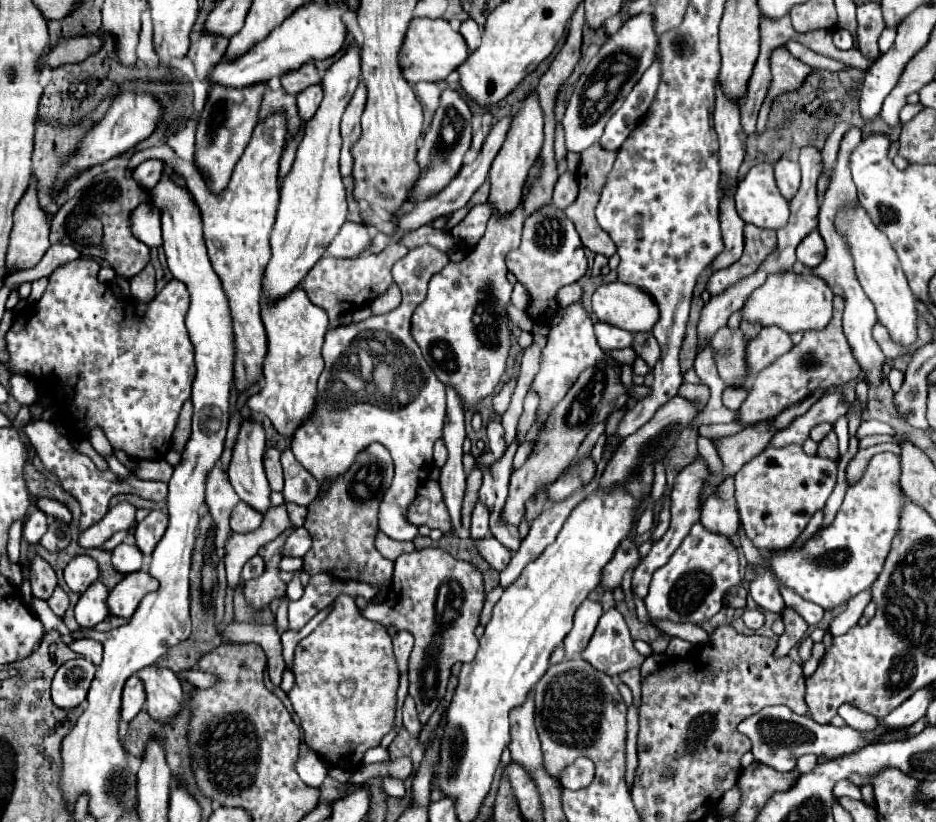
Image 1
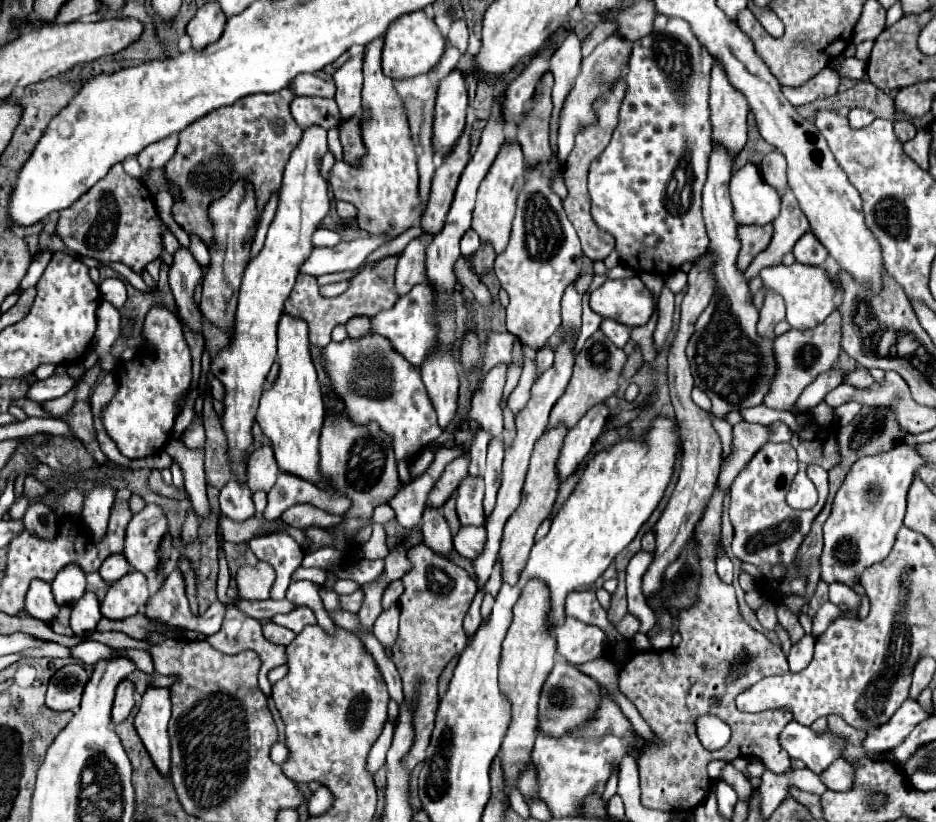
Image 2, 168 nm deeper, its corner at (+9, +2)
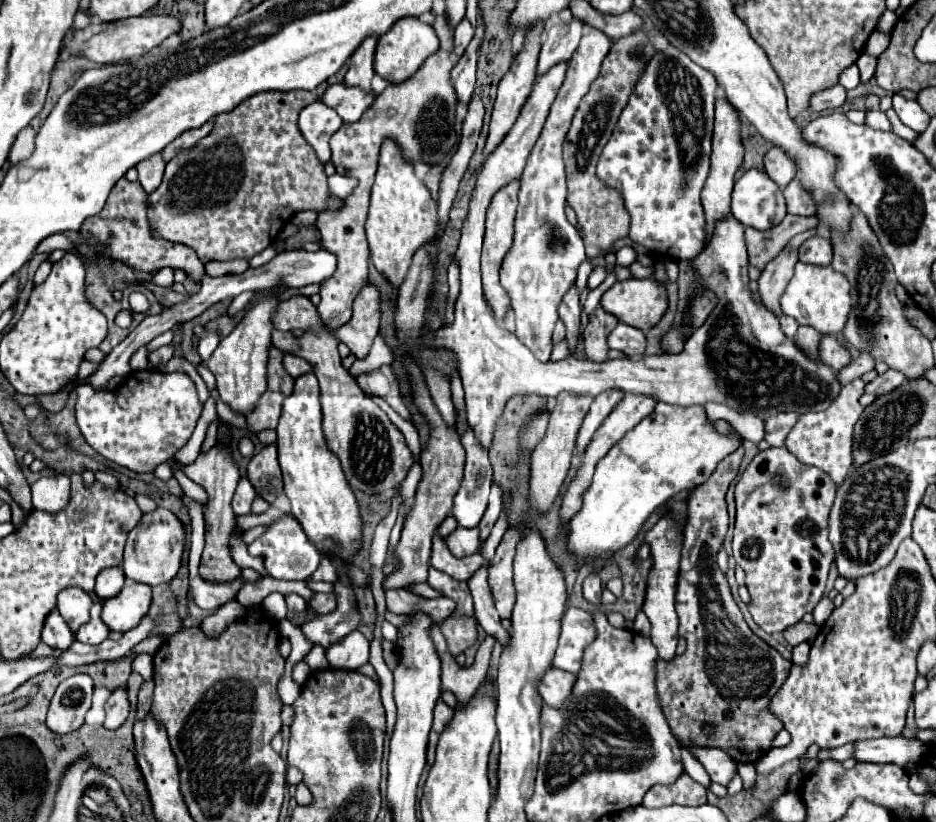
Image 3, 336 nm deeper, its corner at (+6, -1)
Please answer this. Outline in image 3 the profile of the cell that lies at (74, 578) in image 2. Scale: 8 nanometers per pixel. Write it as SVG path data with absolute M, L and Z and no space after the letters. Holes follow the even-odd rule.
M66 587L58 595L58 611L72 631L78 631L78 627L88 621L90 605L90 595L80 587Z

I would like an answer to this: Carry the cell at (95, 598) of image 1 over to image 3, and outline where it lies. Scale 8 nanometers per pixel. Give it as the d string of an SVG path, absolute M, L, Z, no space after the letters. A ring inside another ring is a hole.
M94 603L92 609L90 609L90 621L84 623L84 625L76 631L76 639L78 639L80 643L96 645L96 643L102 643L102 641L108 637L110 629L108 629L106 623L102 621L100 613L102 613L102 605L100 605L100 603Z

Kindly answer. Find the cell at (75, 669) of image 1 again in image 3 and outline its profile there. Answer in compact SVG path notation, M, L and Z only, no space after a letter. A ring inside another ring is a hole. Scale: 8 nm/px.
M72 675L64 679L50 703L46 725L54 733L72 733L84 723L84 715L92 703L92 679L88 675Z

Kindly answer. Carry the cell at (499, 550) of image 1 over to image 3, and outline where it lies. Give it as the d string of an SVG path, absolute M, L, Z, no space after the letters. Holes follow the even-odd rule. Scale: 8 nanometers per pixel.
M458 527L452 535L446 537L448 549L452 551L452 555L456 557L466 557L466 555L474 555L480 549L480 529L466 529L466 527Z

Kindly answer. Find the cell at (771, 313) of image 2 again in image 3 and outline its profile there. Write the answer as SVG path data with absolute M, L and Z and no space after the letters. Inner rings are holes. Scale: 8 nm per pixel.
M782 251L776 259L772 259L764 267L764 271L758 279L760 297L762 297L764 305L774 311L774 315L782 315L780 297L784 295L784 289L786 289L788 281L792 279L792 271L794 271L796 261L798 261L796 253L784 253Z

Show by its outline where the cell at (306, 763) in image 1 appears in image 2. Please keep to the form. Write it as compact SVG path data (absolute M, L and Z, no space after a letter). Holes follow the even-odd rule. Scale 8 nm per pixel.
M275 742L275 744L271 746L271 760L273 760L273 762L277 762L277 764L283 764L287 756L289 756L289 752L287 752L287 746L285 746L285 744L281 744L281 742Z

